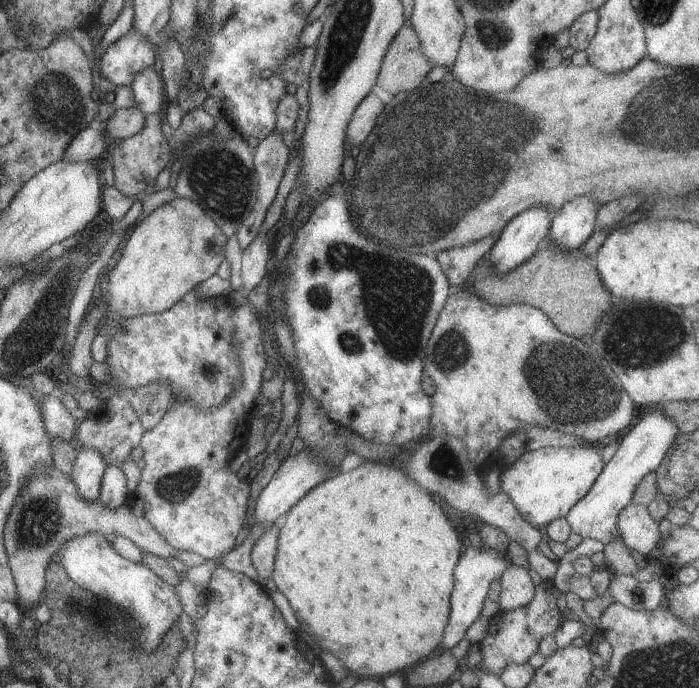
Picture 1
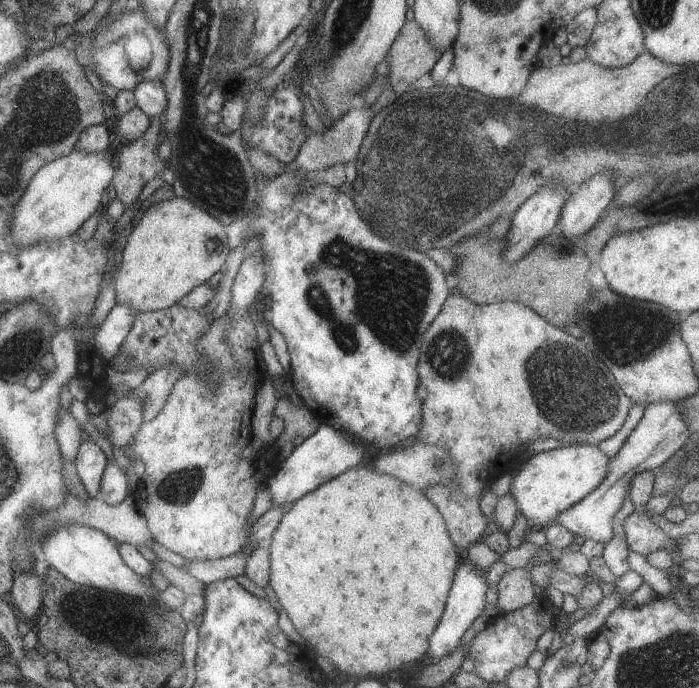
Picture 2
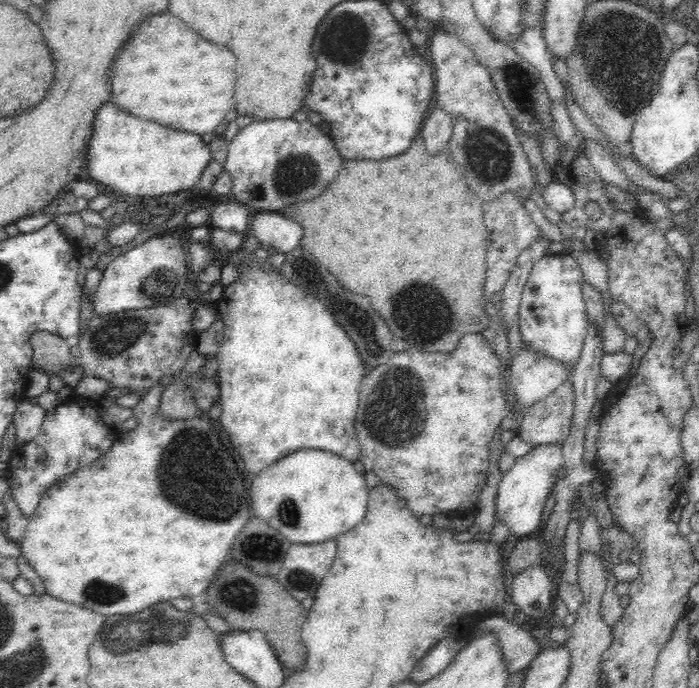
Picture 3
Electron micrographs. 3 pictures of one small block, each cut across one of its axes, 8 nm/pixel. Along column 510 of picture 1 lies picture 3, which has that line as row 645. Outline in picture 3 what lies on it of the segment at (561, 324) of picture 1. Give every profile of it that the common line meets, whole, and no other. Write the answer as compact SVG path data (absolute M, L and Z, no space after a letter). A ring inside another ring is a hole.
M223 564L223 566L224 572L220 574L220 584L212 584L208 588L210 612L224 618L230 624L229 629L245 632L246 630L258 630L271 645L277 660L280 660L287 672L301 671L306 666L307 660L307 648L301 640L301 630L308 616L302 603L292 597L270 576L256 576L252 570L248 570L242 564ZM272 582L276 584L272 586ZM230 588L236 588L234 594L242 594L242 596L230 596L232 594Z

